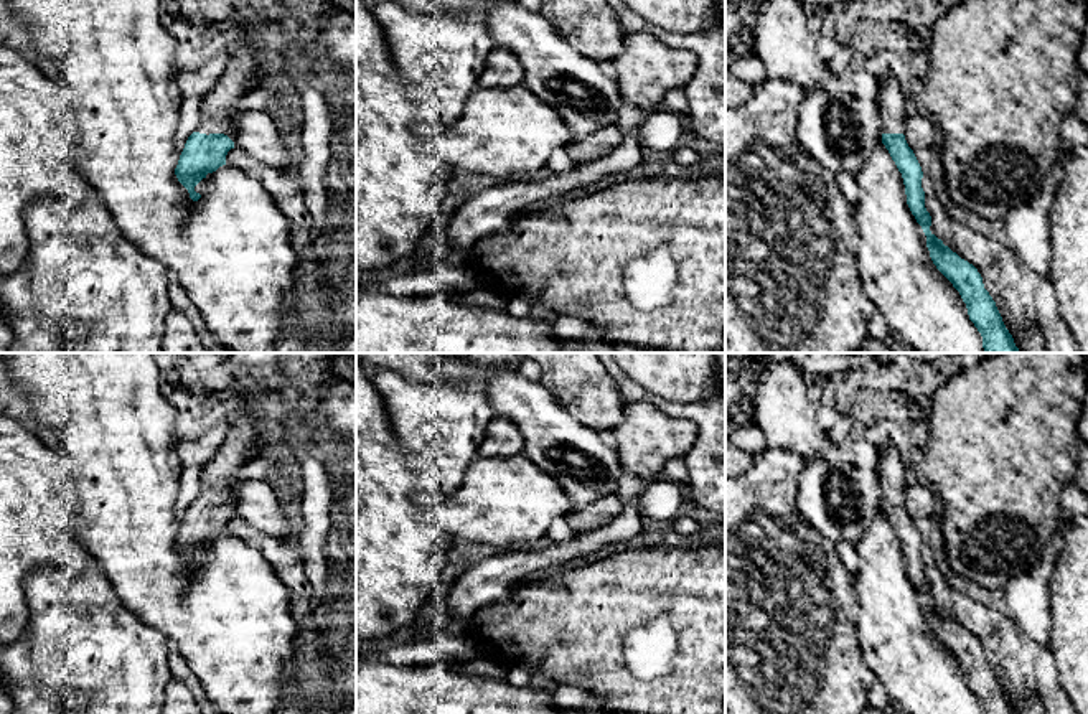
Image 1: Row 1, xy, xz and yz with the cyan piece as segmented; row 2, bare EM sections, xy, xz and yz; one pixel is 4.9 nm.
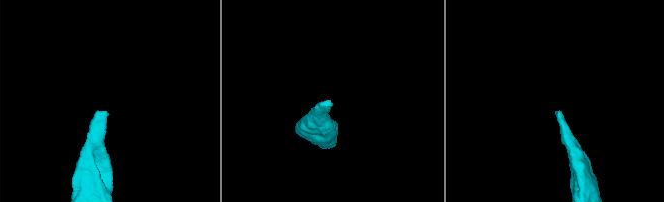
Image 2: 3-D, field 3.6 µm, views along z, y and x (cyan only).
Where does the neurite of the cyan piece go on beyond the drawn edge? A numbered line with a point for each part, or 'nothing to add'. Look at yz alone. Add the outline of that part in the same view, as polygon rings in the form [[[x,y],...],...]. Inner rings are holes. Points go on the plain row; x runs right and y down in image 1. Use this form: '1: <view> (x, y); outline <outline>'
1: yz (894, 475); outline [[[895,449],[879,450],[879,463],[874,472],[879,480],[882,503],[905,503],[907,486],[912,480],[910,468]]]

